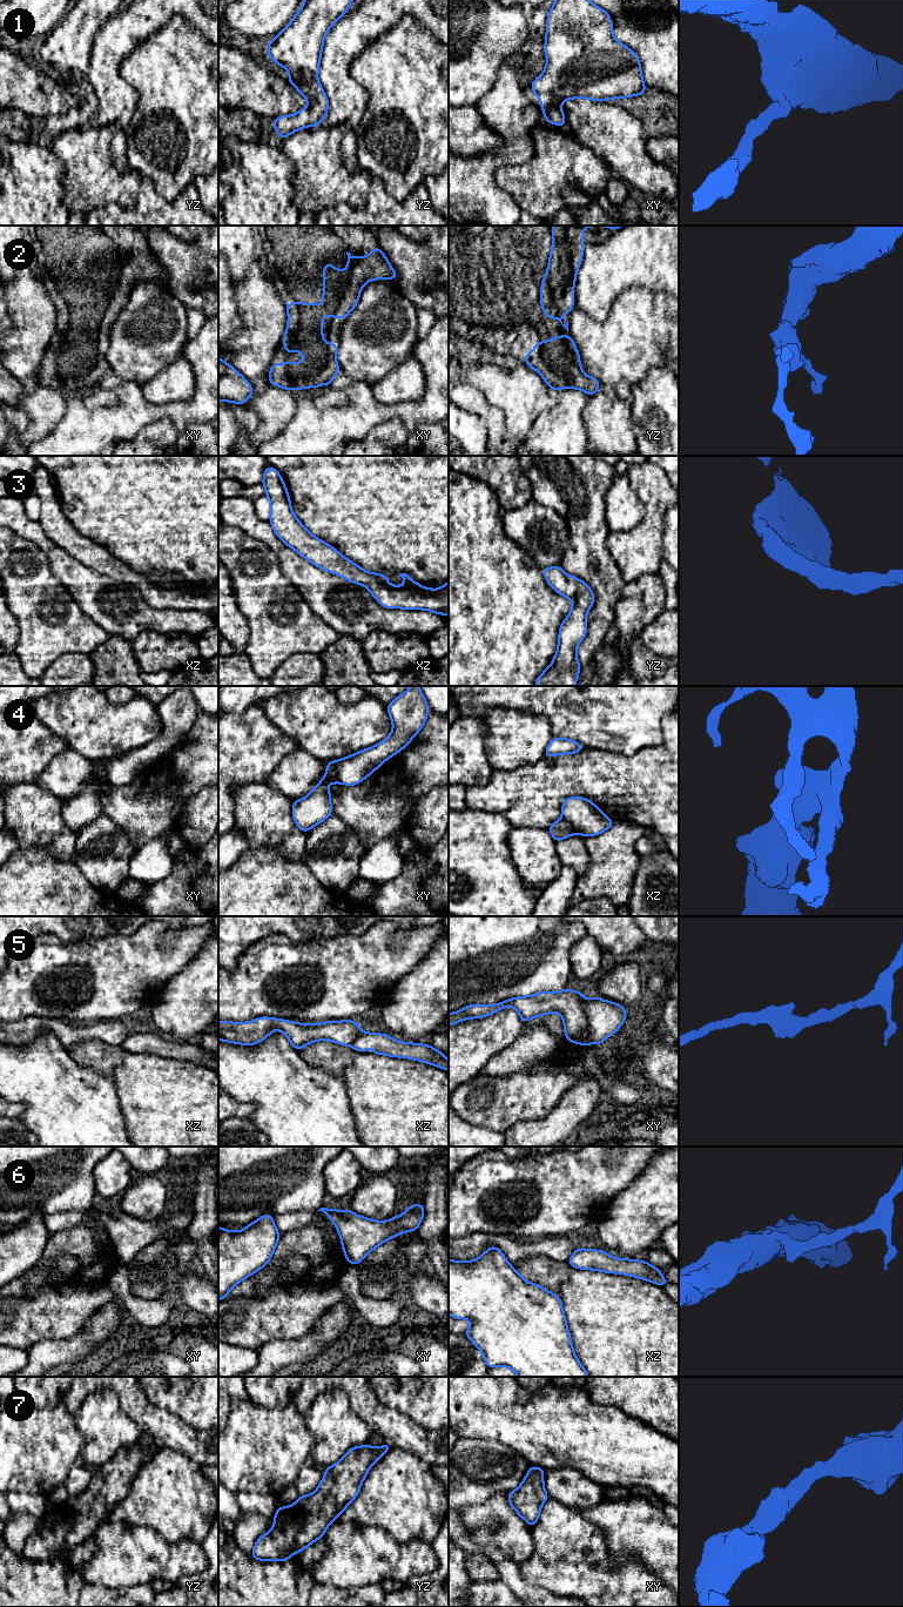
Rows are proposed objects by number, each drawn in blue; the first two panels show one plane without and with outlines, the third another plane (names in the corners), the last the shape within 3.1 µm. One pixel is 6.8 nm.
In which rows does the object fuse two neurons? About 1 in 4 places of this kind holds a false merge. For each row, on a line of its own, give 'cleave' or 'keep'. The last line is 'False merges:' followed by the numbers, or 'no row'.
1: keep
2: keep
3: keep
4: cleave
5: cleave
6: keep
7: keep
False merges: 4, 5

